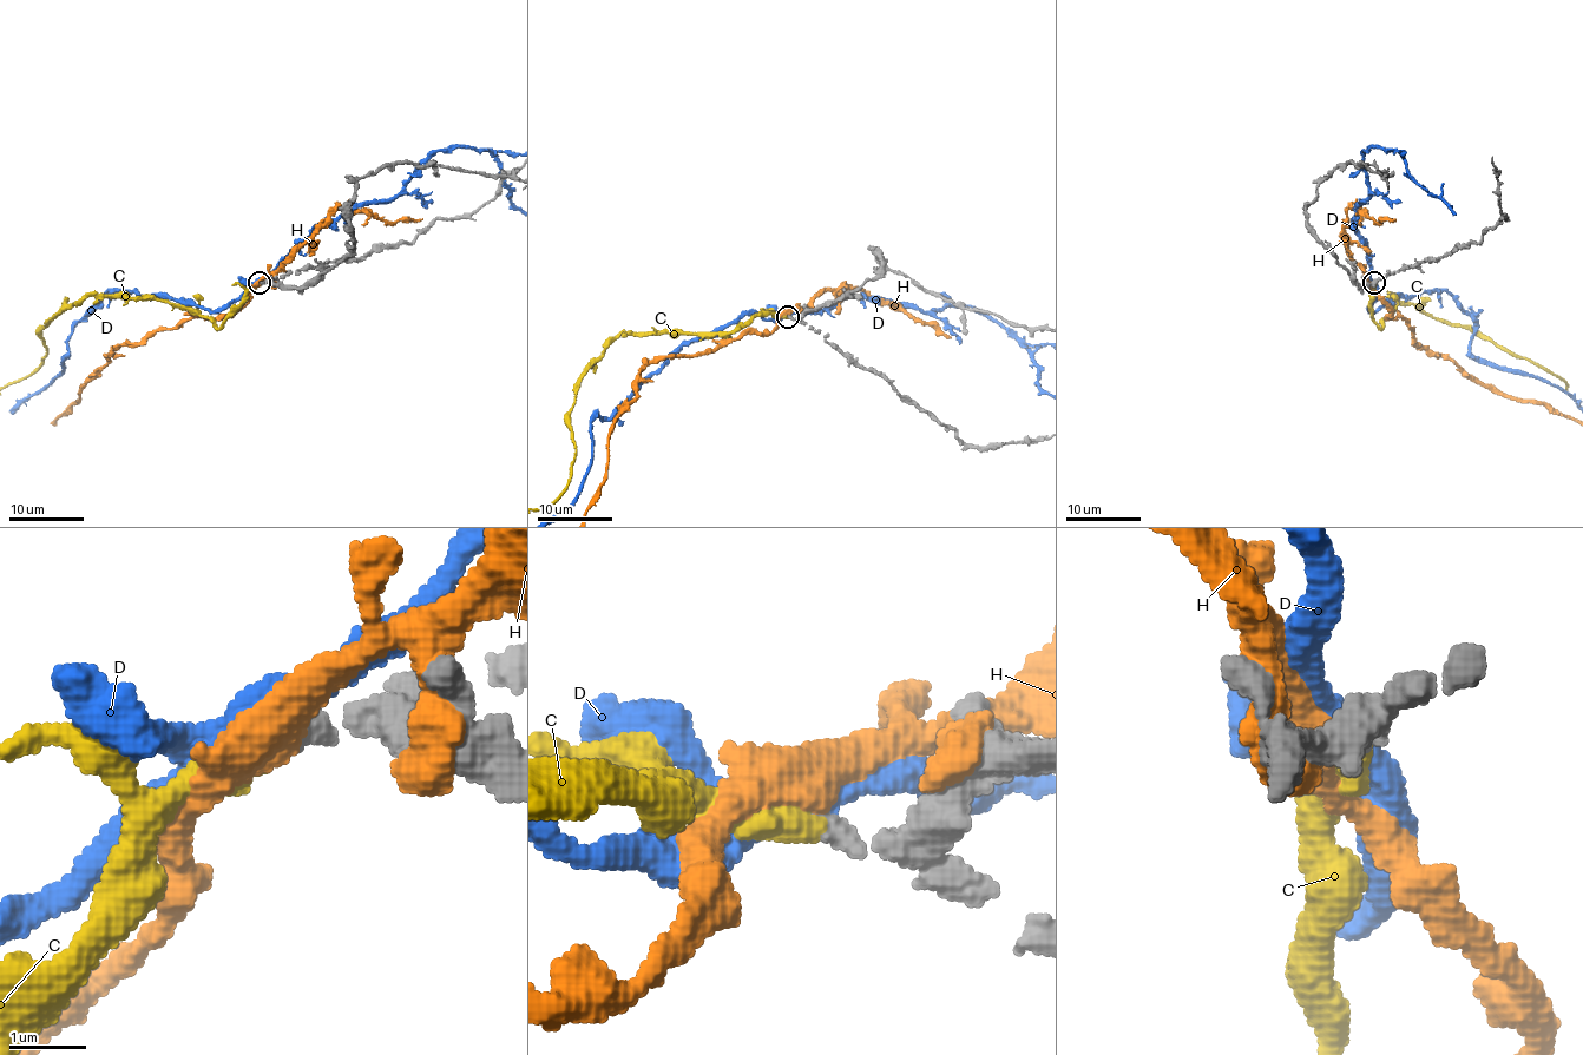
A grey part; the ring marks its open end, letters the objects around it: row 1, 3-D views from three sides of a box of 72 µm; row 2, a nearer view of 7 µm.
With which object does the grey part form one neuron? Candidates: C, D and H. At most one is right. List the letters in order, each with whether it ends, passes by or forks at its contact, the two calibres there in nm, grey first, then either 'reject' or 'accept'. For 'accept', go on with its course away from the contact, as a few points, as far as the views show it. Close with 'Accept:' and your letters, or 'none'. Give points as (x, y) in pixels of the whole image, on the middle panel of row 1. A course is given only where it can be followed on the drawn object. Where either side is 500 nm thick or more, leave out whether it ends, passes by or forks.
C: it ends; calibres 320 and 440 nm; accept
D: it passes by; calibres 320 and 440 nm; reject
H: it passes by; calibres 320 and 460 nm; reject
Accept: C

